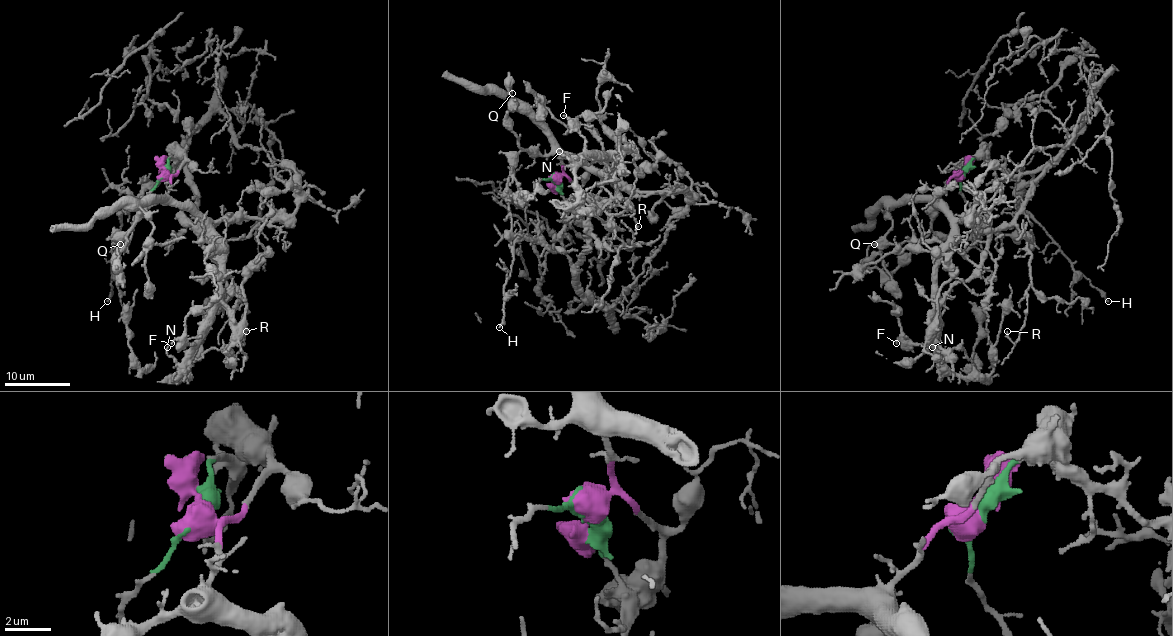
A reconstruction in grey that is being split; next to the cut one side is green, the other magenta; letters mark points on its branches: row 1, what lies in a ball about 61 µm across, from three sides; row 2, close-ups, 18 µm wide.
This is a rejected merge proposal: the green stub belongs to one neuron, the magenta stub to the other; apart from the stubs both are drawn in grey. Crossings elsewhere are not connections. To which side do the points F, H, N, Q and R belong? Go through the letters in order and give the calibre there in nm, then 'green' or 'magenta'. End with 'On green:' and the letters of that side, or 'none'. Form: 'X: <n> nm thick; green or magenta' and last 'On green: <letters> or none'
F: 140 nm thick; magenta
H: 140 nm thick; green
N: 130 nm thick; magenta
Q: 90 nm thick; magenta
R: 120 nm thick; green
On green: H, R

